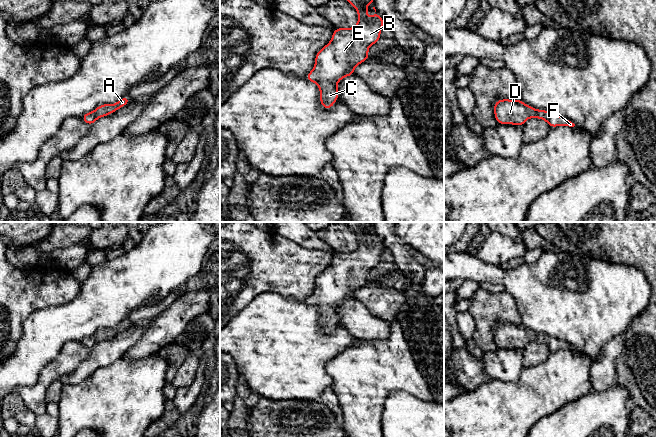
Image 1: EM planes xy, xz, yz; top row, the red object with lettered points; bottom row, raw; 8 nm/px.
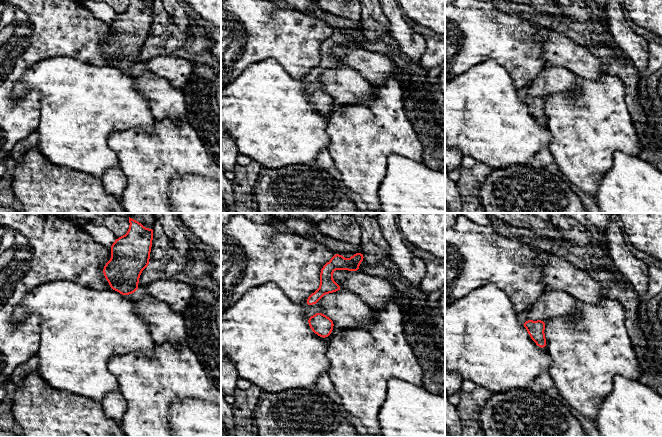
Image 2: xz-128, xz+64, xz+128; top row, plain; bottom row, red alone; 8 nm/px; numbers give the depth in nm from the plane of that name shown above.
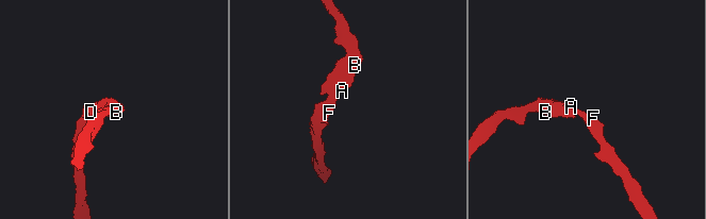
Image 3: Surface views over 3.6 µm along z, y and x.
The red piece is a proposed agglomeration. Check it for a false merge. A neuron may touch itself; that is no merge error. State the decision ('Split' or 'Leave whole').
Leave whole

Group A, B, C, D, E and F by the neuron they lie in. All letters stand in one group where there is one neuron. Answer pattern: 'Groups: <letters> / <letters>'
Groups: A B C D E F

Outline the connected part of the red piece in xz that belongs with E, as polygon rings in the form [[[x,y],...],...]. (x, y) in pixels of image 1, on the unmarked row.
[[[361,222],[344,223],[356,232],[358,247],[353,252],[336,252],[331,265],[316,278],[315,290],[306,300],[308,305],[319,309],[320,327],[325,333],[331,332],[337,325],[339,320],[337,307],[346,300],[354,299],[355,291],[369,283],[368,273],[372,268],[380,265],[380,256],[385,248],[377,236],[372,241],[365,239],[371,233],[365,230]]]

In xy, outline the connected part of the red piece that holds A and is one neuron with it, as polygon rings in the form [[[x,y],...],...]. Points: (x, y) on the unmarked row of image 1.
[[[125,321],[121,322],[117,327],[113,329],[110,328],[100,329],[94,335],[84,338],[81,342],[87,348],[92,349],[98,342],[110,339],[111,337],[125,330],[130,325],[131,323],[129,321]]]

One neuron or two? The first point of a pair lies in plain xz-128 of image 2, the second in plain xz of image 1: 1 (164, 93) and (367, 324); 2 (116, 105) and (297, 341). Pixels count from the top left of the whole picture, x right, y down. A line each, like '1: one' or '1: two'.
1: one
2: one

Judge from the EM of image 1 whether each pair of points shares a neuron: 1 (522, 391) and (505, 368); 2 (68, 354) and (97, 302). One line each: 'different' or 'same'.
1: different
2: different

